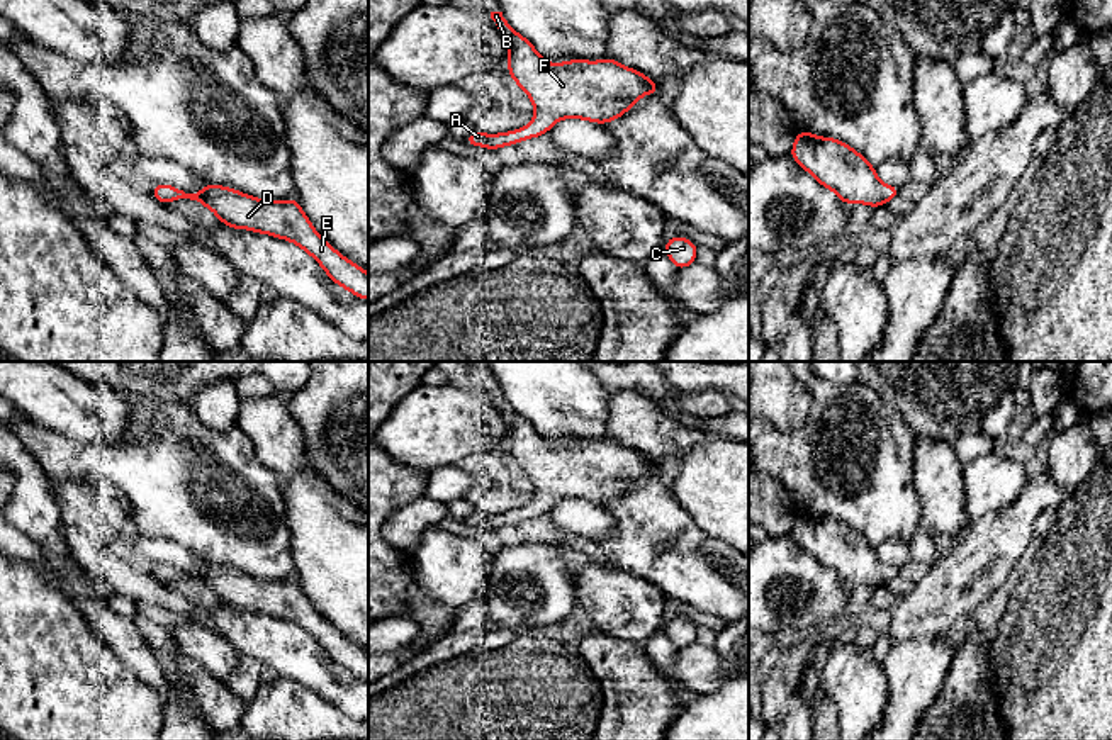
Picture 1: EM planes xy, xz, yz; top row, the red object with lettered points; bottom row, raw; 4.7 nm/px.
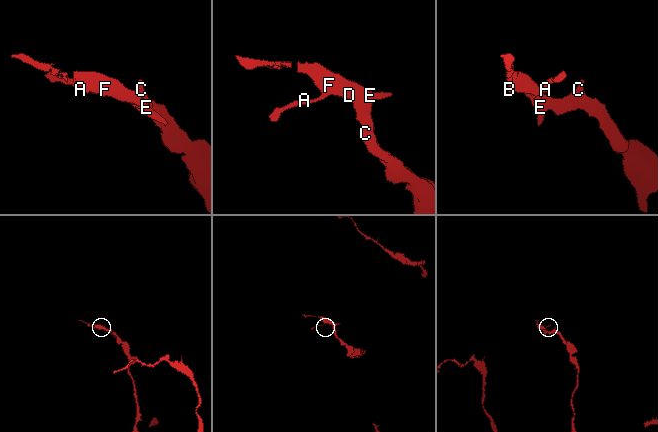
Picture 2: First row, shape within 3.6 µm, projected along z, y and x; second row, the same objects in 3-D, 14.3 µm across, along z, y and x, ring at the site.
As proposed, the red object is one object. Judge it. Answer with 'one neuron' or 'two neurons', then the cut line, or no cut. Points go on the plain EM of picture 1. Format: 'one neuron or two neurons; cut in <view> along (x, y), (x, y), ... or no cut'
one neuron; no cut

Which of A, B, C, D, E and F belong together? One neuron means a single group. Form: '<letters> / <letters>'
A B C D E F

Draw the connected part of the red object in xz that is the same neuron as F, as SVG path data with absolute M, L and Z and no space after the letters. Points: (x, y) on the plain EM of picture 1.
M491 392L491 399L509 428L508 451L530 477L535 497L518 511L499 514L474 511L463 519L465 524L496 531L543 516L560 499L606 504L628 492L643 475L660 474L659 463L613 438L552 445L508 404L503 392Z

